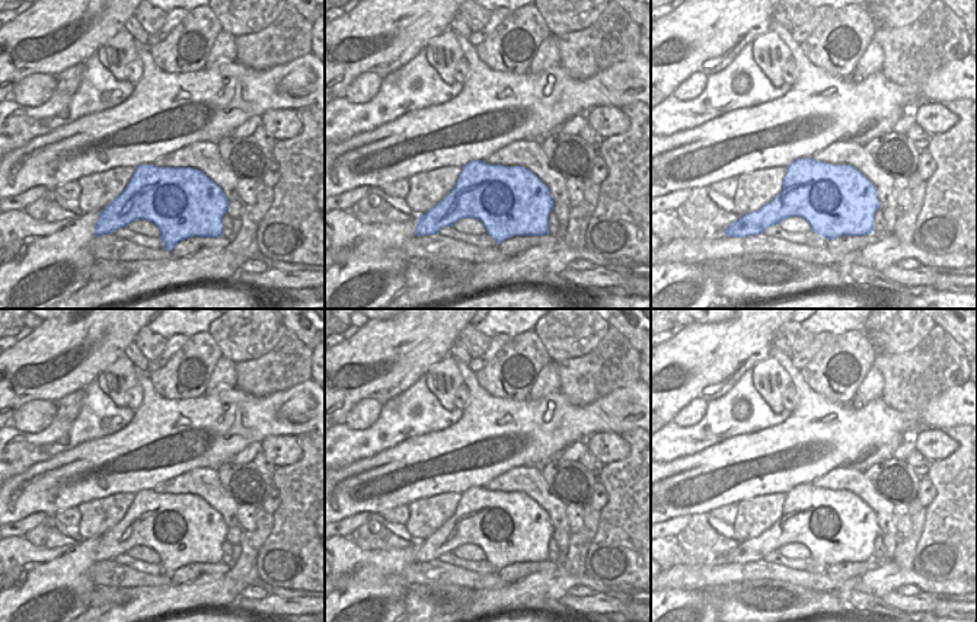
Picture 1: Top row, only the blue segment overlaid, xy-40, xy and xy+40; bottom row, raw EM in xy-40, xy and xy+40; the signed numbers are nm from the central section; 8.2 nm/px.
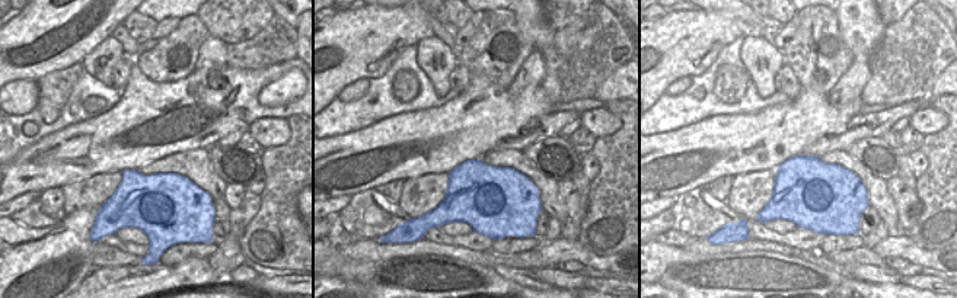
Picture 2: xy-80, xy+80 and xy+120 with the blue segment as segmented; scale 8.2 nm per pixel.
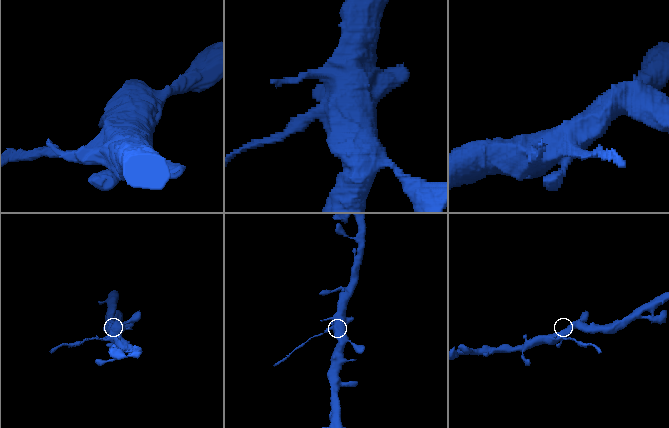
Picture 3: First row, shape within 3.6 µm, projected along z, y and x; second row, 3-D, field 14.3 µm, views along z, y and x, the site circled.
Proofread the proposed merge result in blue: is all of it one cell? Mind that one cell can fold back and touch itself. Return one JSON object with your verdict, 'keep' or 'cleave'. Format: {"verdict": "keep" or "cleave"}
{"verdict": "cleave"}

